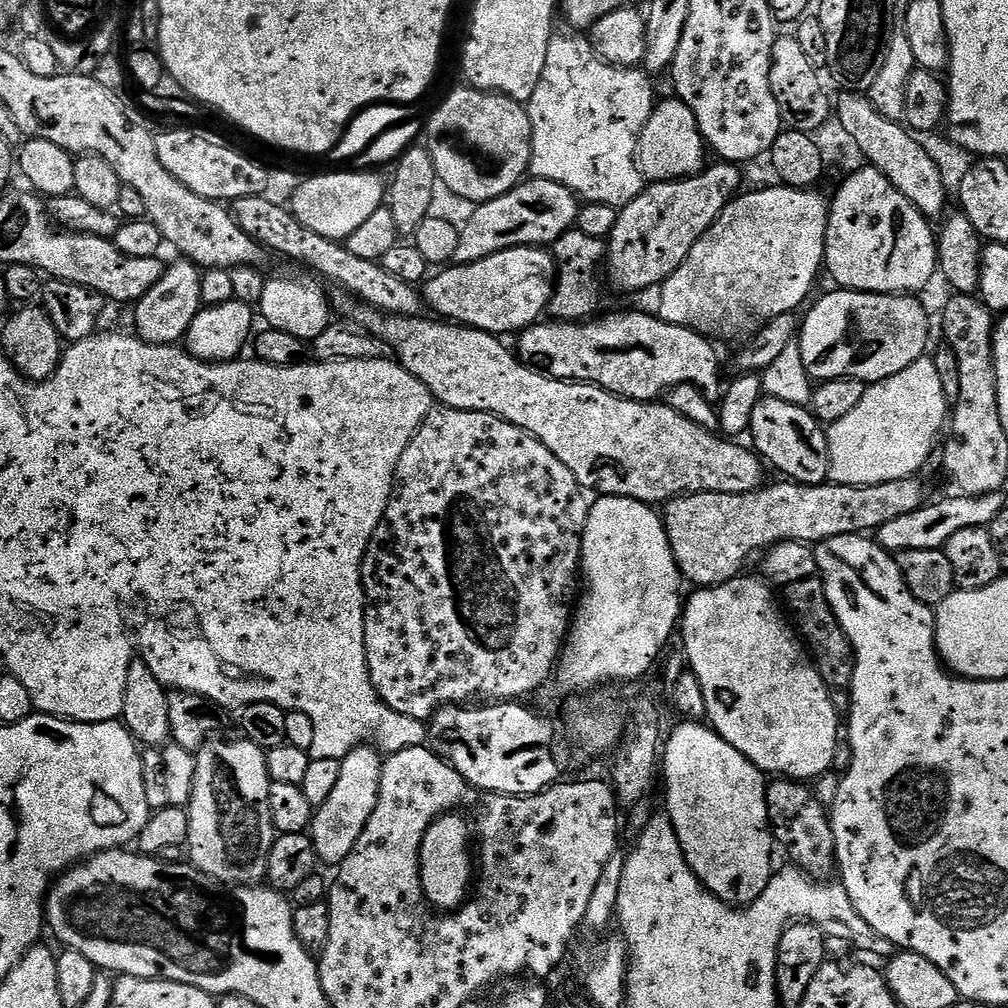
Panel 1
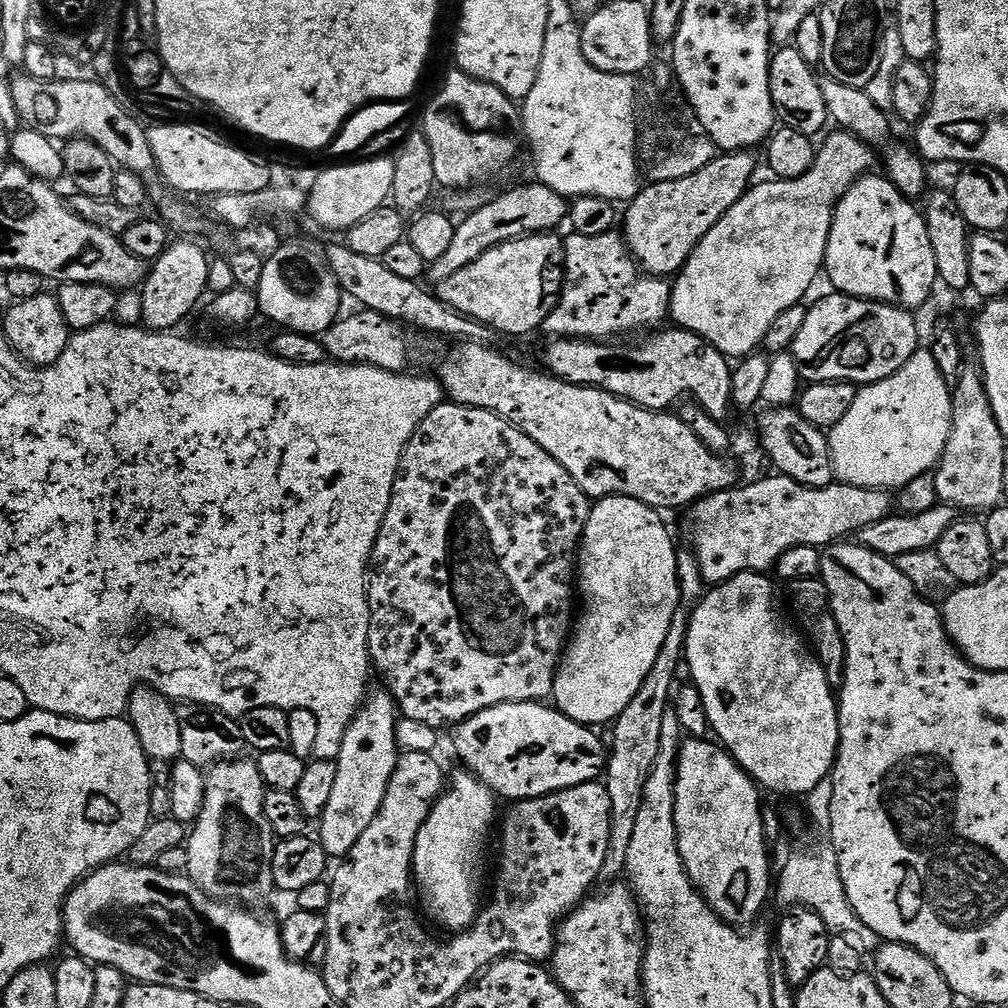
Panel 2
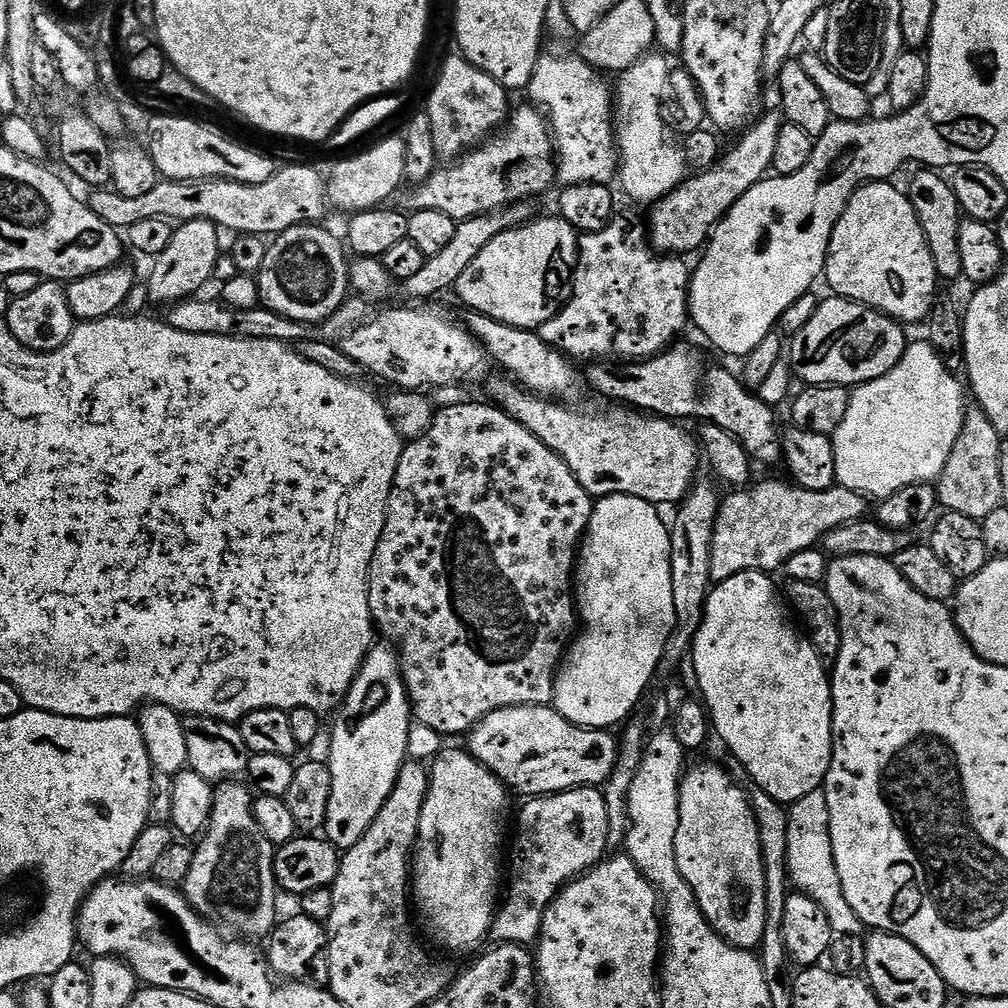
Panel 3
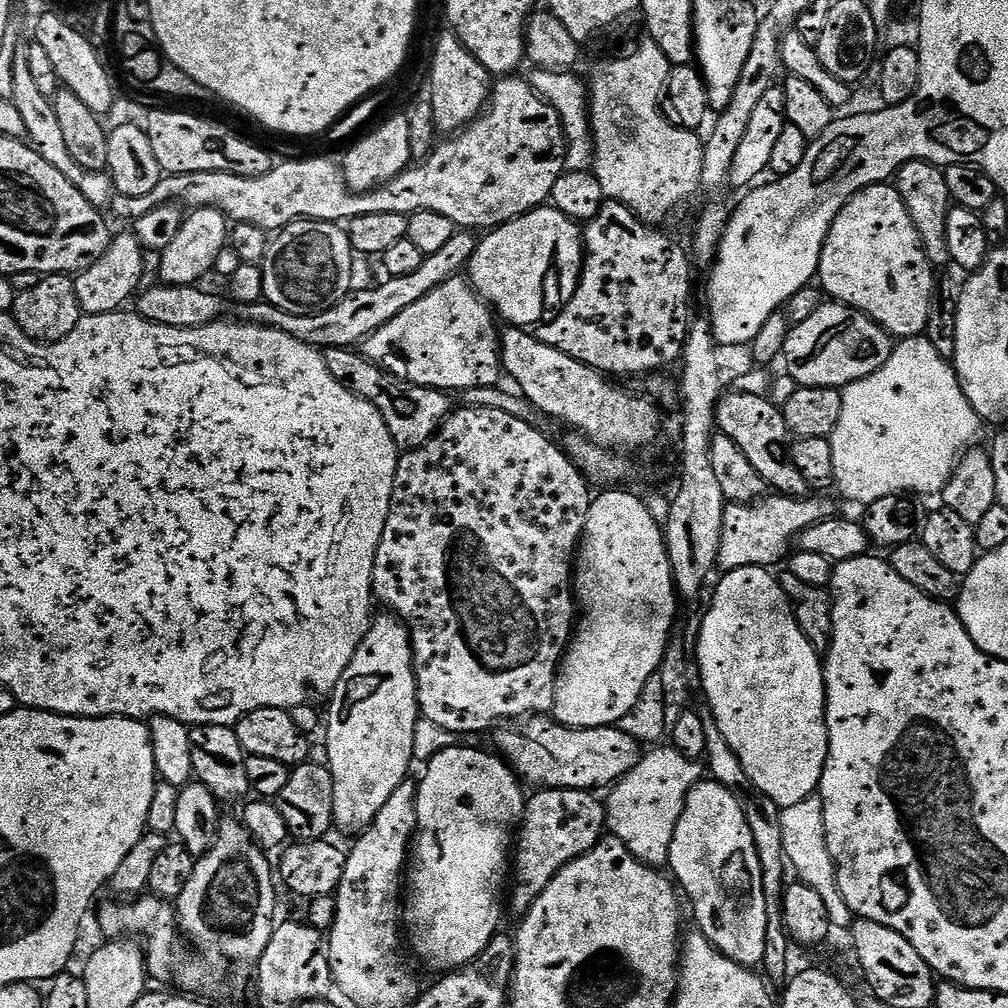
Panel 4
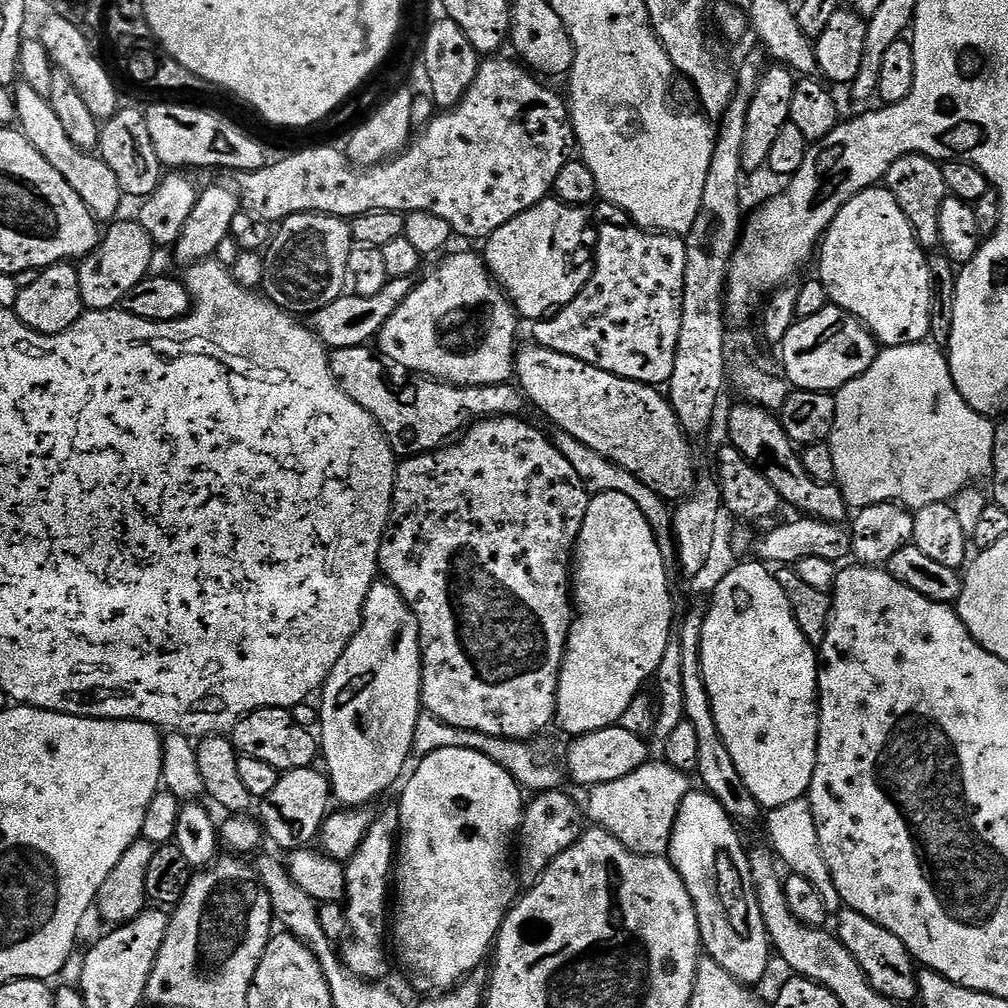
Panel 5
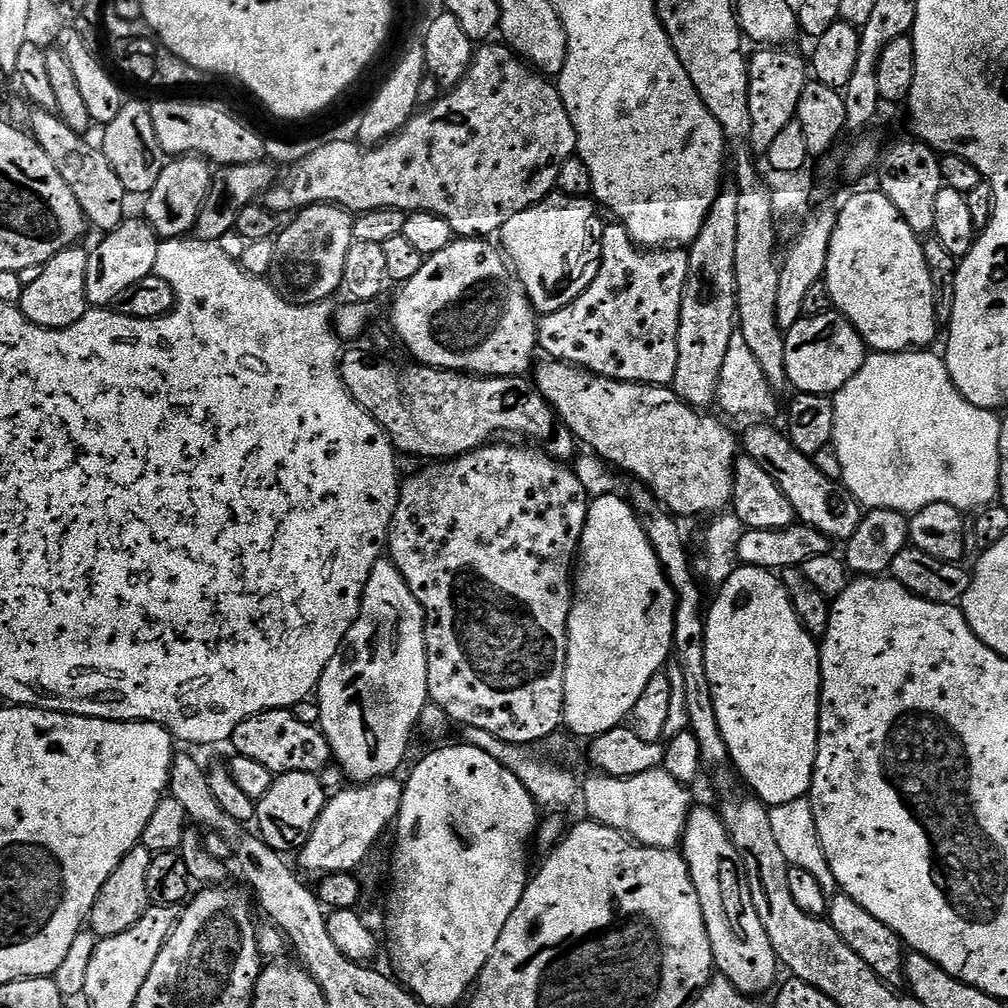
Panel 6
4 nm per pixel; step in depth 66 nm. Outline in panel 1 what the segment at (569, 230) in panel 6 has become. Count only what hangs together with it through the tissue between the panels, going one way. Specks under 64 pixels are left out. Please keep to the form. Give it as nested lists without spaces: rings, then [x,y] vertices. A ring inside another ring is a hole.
[[[547,247],[511,248],[498,254],[490,254],[490,258],[482,258],[469,264],[453,263],[444,266],[437,274],[429,275],[422,285],[422,300],[433,308],[437,317],[448,322],[465,324],[467,328],[477,328],[483,332],[491,332],[493,336],[507,337],[507,332],[519,334],[532,327],[545,315],[548,303],[552,300],[558,283],[558,269],[555,255]]]

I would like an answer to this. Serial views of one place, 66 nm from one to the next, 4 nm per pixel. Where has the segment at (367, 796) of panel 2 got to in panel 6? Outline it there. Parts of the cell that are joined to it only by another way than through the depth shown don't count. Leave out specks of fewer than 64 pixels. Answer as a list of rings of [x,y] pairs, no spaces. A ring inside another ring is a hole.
[[[380,559],[374,570],[370,570],[364,596],[360,599],[358,618],[354,626],[350,626],[340,652],[330,658],[330,666],[326,666],[320,679],[318,703],[318,727],[332,748],[335,763],[340,763],[341,770],[352,779],[349,781],[357,785],[371,784],[373,780],[382,780],[396,774],[408,752],[412,731],[417,731],[422,710],[430,701],[424,607],[418,598],[414,598],[410,586],[406,586],[402,574],[392,565],[391,559]]]

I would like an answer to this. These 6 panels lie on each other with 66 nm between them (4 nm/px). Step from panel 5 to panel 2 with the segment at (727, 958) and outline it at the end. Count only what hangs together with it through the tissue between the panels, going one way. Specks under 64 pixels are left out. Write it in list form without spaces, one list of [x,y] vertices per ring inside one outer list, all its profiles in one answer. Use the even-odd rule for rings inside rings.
[[[685,739],[676,760],[674,790],[674,822],[678,834],[678,850],[692,884],[704,901],[723,918],[725,924],[752,926],[774,888],[774,868],[768,861],[764,835],[764,813],[760,804],[761,789],[755,780],[736,763],[727,750],[711,739]]]

